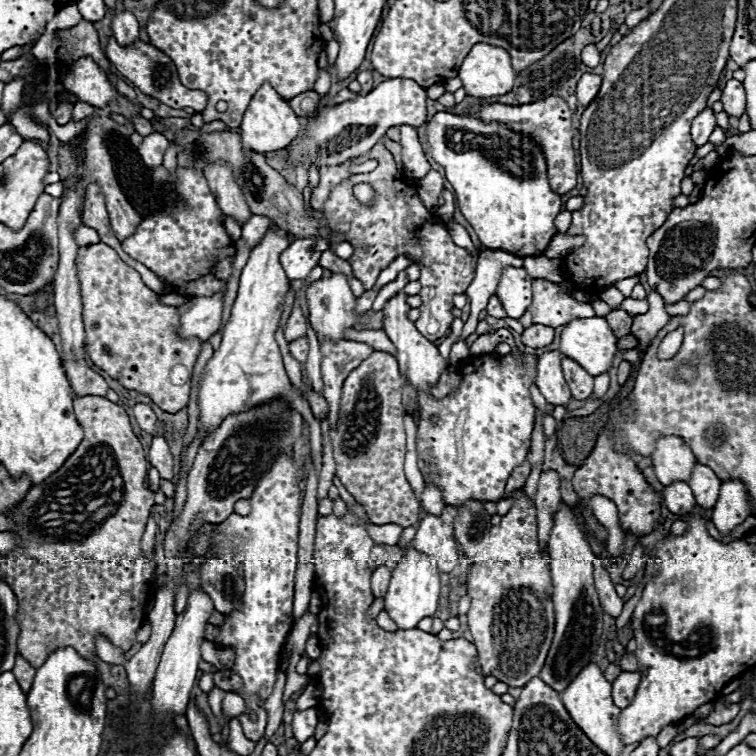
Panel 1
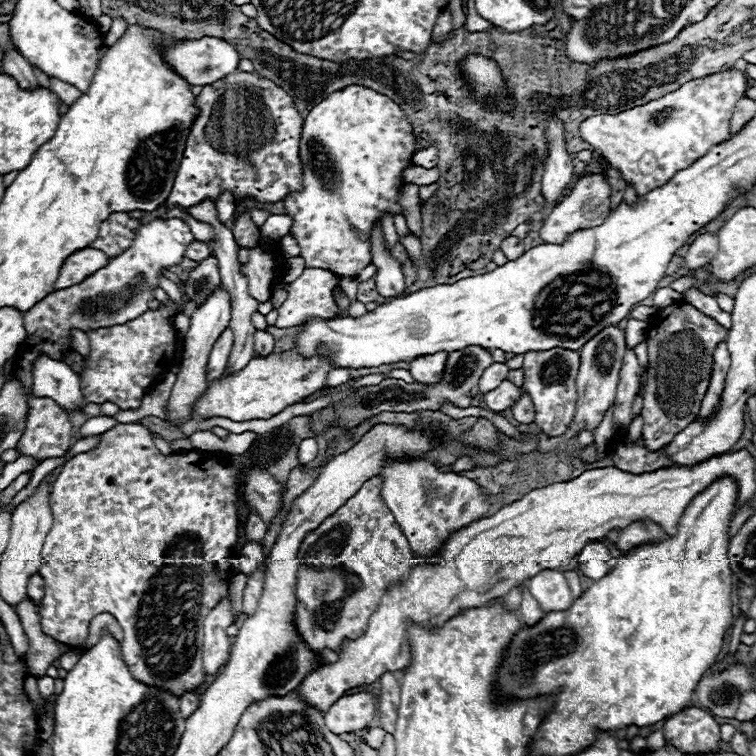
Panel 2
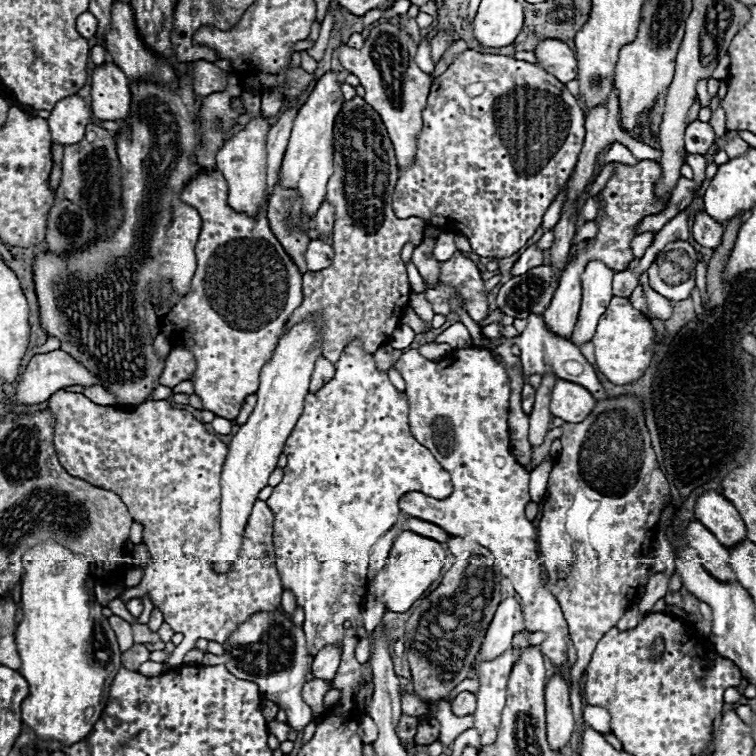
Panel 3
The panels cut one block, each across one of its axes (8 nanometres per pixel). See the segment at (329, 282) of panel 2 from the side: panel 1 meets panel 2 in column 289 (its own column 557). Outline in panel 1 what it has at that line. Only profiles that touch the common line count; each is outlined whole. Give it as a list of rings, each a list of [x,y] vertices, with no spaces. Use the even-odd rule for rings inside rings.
[[[536,278],[532,284],[532,322],[558,328],[576,318],[588,318],[594,314],[590,304],[580,304],[568,294],[560,294],[558,284]]]

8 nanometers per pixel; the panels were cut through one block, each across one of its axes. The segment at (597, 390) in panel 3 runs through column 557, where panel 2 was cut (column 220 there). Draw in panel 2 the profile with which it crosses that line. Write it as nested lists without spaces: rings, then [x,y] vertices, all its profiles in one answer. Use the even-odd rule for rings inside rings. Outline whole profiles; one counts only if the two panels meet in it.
[[[228,326],[220,338],[216,340],[212,352],[210,352],[210,360],[208,360],[208,372],[206,372],[206,378],[208,382],[214,382],[218,380],[224,370],[226,370],[226,362],[228,362],[228,356],[230,356],[230,350],[232,350],[232,344],[234,344],[234,334],[232,334],[232,328]]]

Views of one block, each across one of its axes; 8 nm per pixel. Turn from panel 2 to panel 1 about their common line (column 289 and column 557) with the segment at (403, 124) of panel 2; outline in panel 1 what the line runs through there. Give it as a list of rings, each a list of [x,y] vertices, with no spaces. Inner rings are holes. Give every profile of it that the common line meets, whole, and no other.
[[[436,112],[434,118],[424,126],[424,140],[428,144],[428,150],[432,154],[432,158],[444,166],[446,170],[446,180],[452,184],[454,188],[454,194],[456,194],[456,200],[458,200],[458,208],[460,212],[464,214],[464,218],[470,222],[470,226],[476,230],[480,242],[486,246],[486,248],[492,248],[492,250],[506,250],[506,252],[512,252],[516,256],[538,256],[546,250],[548,242],[552,240],[552,236],[556,236],[556,226],[554,226],[554,218],[560,214],[562,210],[562,202],[560,202],[560,196],[554,194],[550,190],[550,184],[548,184],[548,176],[546,176],[546,160],[540,152],[540,148],[534,144],[532,138],[524,138],[524,144],[522,144],[522,138],[520,134],[504,128],[502,124],[484,124],[482,120],[478,118],[468,118],[468,116],[456,116],[456,114],[450,114],[450,112]]]

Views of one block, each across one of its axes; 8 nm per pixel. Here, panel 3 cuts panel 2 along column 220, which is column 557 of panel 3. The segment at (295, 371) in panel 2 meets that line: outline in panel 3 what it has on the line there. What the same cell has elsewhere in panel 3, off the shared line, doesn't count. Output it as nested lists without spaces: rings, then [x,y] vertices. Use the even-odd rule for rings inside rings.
[[[562,378],[556,380],[552,390],[552,400],[550,400],[552,416],[562,418],[564,422],[578,424],[592,412],[594,404],[596,398],[584,386]]]

